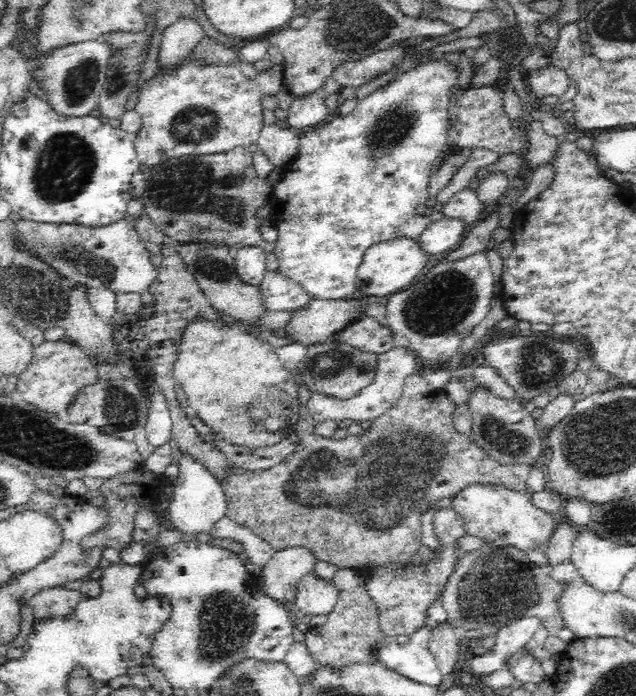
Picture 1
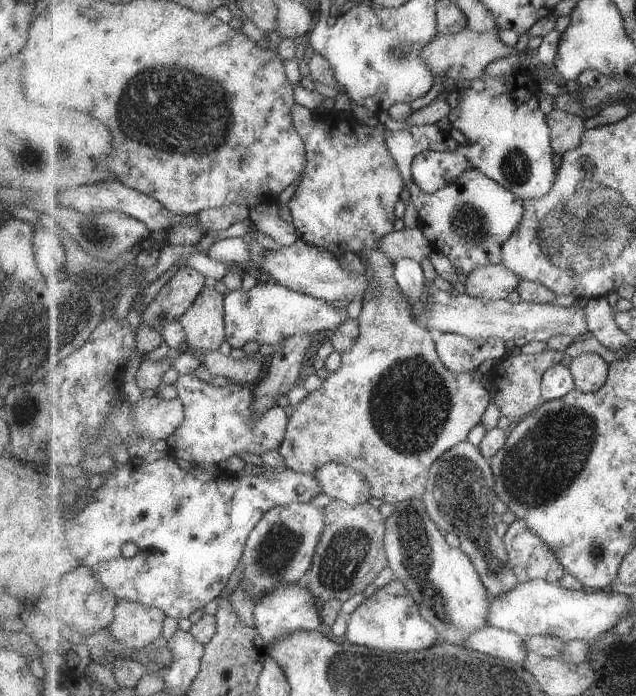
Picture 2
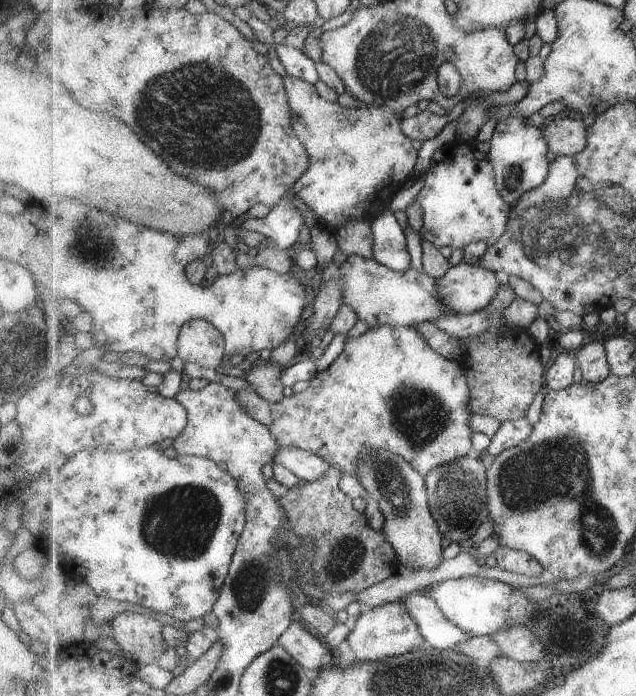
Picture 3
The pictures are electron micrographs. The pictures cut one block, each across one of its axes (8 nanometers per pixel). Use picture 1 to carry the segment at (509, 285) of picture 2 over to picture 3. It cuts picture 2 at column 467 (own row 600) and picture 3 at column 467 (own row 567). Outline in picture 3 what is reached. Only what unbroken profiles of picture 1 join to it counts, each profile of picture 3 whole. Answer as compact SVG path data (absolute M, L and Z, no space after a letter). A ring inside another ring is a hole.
M461 261L437 279L437 296L449 312L473 314L487 308L501 288L499 273Z

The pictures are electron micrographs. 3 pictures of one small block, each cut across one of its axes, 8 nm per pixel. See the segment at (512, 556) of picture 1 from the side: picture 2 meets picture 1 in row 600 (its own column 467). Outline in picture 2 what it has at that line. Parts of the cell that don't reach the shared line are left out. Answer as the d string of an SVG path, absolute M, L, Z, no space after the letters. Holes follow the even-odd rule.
M468 440L463 441L448 450L430 468L427 492L422 498L429 516L436 522L438 527L445 534L455 533L459 535L459 547L473 561L491 599L496 599L498 596L512 591L520 583L520 578L510 565L510 558L504 540L495 532L495 524L501 521L501 516L497 516L493 512L493 504L499 498L494 487L494 478L495 475L492 464L489 464L489 459L485 458L485 455L480 452L478 447L472 445Z

